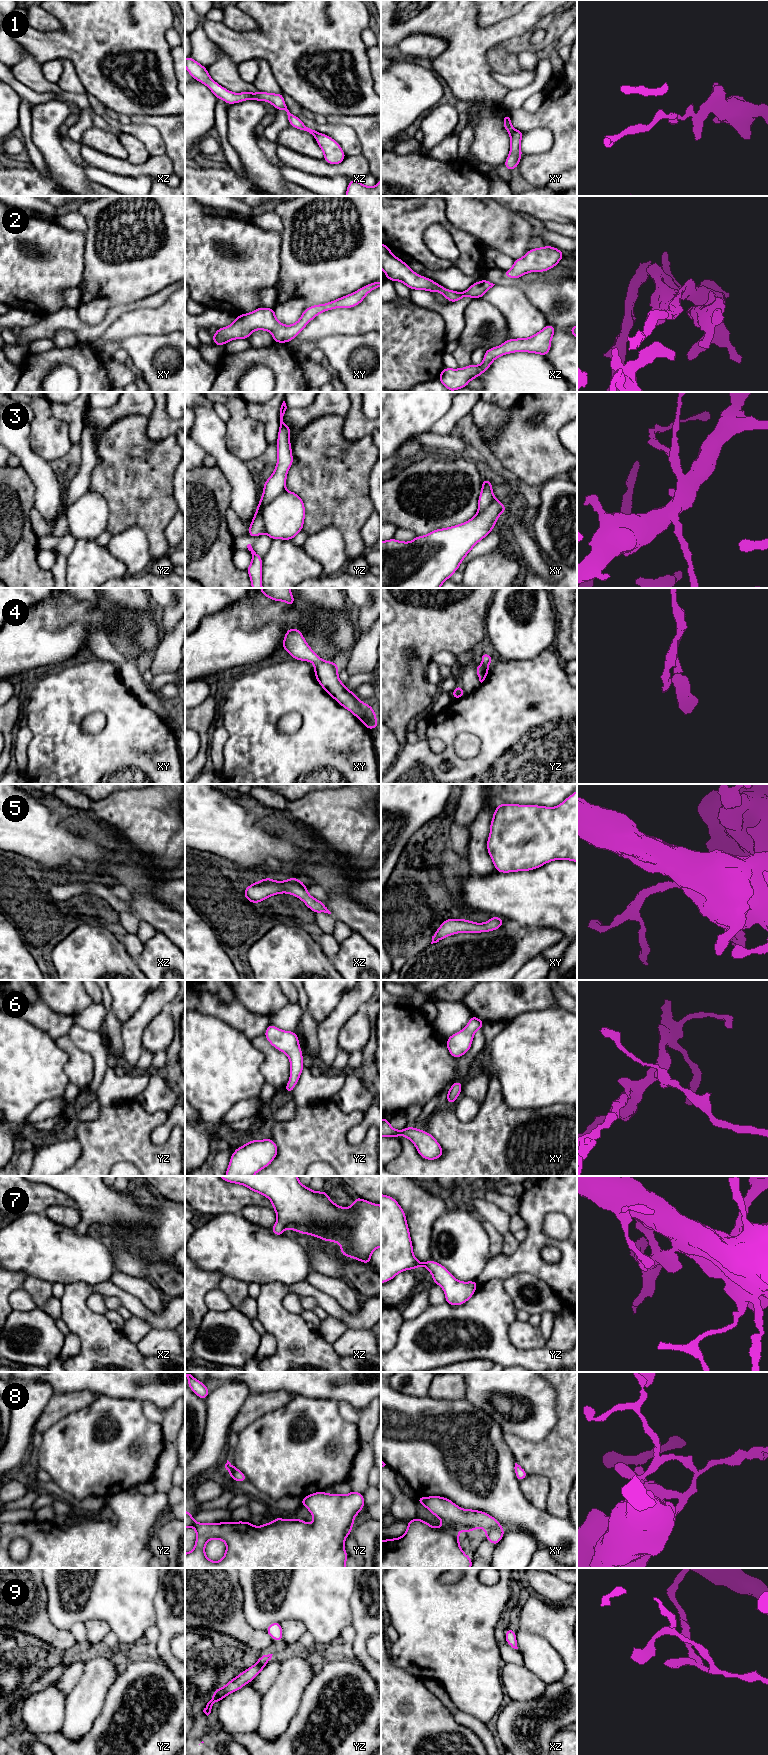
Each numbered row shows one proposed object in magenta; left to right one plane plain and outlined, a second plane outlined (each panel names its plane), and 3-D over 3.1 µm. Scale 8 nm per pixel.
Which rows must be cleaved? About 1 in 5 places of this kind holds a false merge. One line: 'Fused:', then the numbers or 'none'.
Fused: 1, 8

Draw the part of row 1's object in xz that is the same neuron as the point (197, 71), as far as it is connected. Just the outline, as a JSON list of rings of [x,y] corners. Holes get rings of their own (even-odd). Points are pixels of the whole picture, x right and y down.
[[[191,56],[185,59],[185,67],[188,73],[196,80],[207,86],[211,92],[216,96],[217,99],[224,100],[228,105],[243,102],[245,100],[255,100],[255,101],[267,101],[271,103],[276,111],[285,110],[288,115],[289,124],[299,130],[303,130],[314,137],[317,135],[317,130],[307,127],[299,117],[294,116],[287,109],[286,103],[283,98],[283,93],[267,93],[263,91],[258,91],[257,93],[252,93],[249,91],[241,93],[233,93],[226,88],[222,87],[216,83],[209,75],[207,68],[195,61]]]

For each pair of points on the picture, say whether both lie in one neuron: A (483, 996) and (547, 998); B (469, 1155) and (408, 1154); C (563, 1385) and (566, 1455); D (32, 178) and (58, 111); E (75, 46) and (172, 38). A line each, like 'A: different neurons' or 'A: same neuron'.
A: same neuron
B: same neuron
C: same neuron
D: different neurons
E: different neurons

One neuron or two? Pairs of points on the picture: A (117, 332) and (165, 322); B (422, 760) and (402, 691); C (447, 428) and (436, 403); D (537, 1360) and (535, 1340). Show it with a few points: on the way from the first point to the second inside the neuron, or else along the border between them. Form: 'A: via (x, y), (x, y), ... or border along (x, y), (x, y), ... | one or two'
A: via (129, 324), (153, 322) | one
B: border along (406, 742), (402, 746) | two
C: border along (452, 402), (449, 409), (428, 431) | two
D: border along (513, 1344), (521, 1349), (538, 1348) | two

